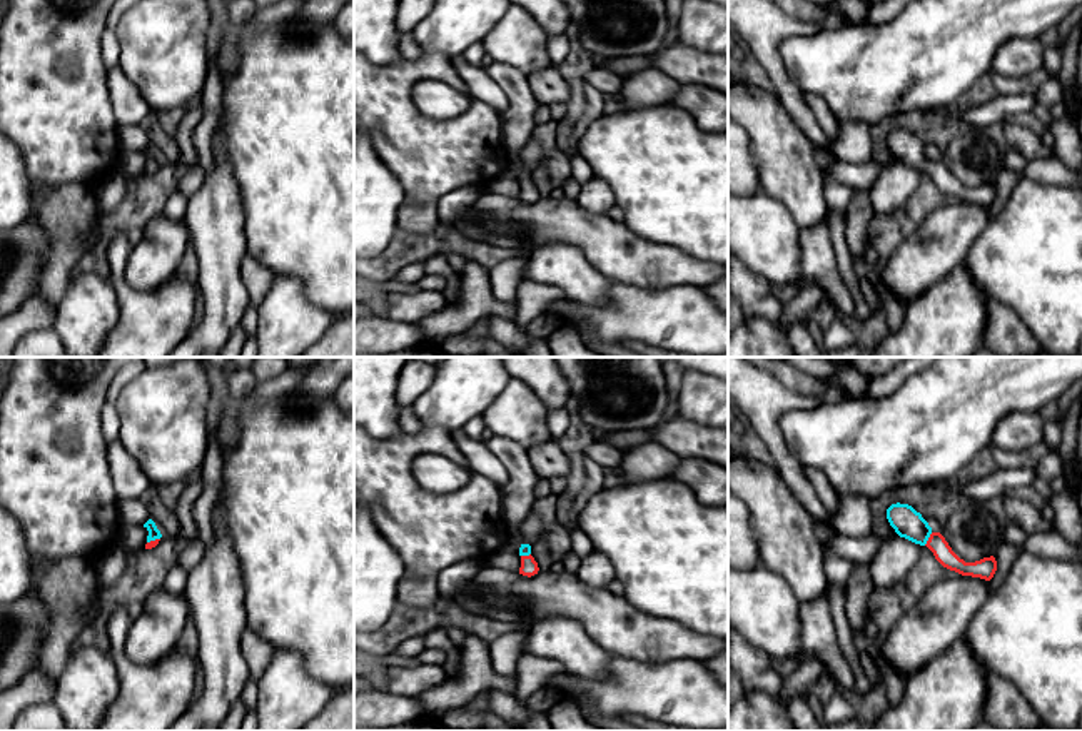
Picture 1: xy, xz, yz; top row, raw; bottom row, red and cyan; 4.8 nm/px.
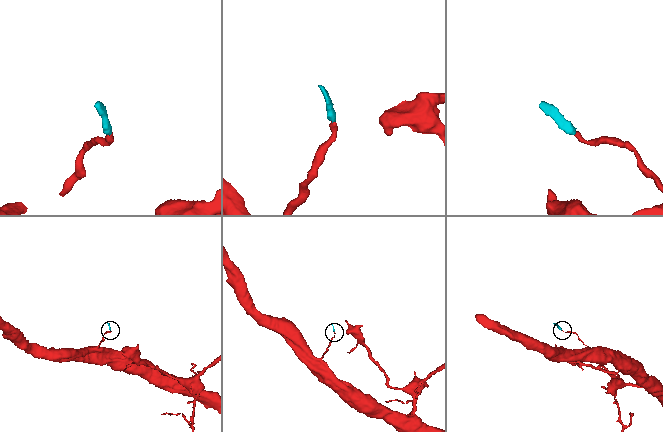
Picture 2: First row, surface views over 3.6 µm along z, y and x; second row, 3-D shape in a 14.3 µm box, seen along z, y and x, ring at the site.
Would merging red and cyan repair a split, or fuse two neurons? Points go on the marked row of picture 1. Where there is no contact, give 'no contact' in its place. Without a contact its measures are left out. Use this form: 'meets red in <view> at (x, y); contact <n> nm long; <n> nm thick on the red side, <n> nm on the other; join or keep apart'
meets red in yz at (929, 539); contact 80 nm long; 90 nm thick on the red side, 140 nm on the other; join

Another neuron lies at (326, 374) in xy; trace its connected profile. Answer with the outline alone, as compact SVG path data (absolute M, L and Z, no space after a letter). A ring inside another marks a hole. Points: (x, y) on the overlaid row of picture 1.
M316 357L309 374L289 394L289 399L297 407L334 399L337 387L349 374L354 374L354 357Z

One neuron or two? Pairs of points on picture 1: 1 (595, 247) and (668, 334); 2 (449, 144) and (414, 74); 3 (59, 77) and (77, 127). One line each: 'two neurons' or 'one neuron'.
1: two neurons
2: one neuron
3: one neuron

